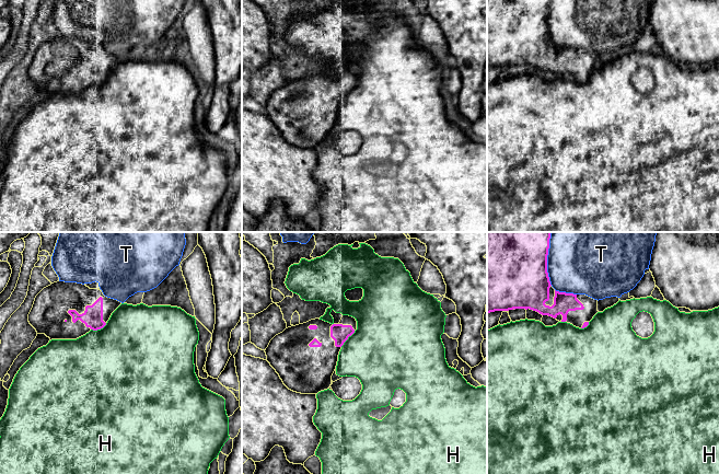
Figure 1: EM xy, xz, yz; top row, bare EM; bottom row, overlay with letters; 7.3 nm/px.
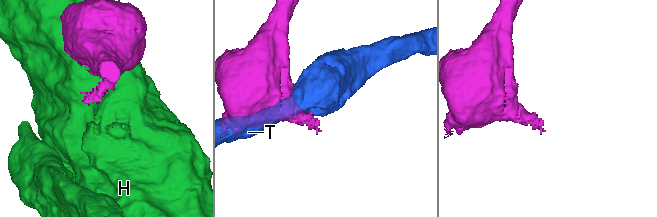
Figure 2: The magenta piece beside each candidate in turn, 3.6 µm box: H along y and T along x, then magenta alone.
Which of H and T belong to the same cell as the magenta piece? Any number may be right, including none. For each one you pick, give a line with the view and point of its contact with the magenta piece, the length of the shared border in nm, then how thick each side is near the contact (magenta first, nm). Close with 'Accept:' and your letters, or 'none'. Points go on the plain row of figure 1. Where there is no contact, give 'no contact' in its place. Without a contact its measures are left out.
Accept: none

